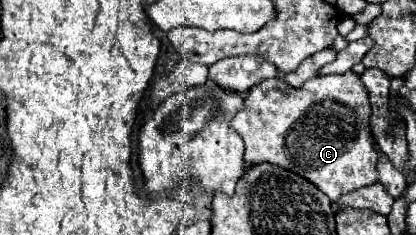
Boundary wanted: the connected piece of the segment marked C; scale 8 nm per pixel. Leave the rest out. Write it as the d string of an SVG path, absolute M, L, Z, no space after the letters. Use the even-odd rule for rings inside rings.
M352 71L344 75L316 77L310 83L324 83L324 89L316 93L314 87L292 89L280 77L264 79L262 83L250 89L248 97L244 99L244 107L234 115L230 127L246 143L246 151L244 151L246 169L260 163L270 163L270 165L284 167L286 171L296 171L296 175L308 179L332 201L336 201L344 193L350 193L358 187L378 181L378 173L376 173L378 153L372 147L372 137L368 127L368 119L370 119L368 91L360 83L360 77Z

